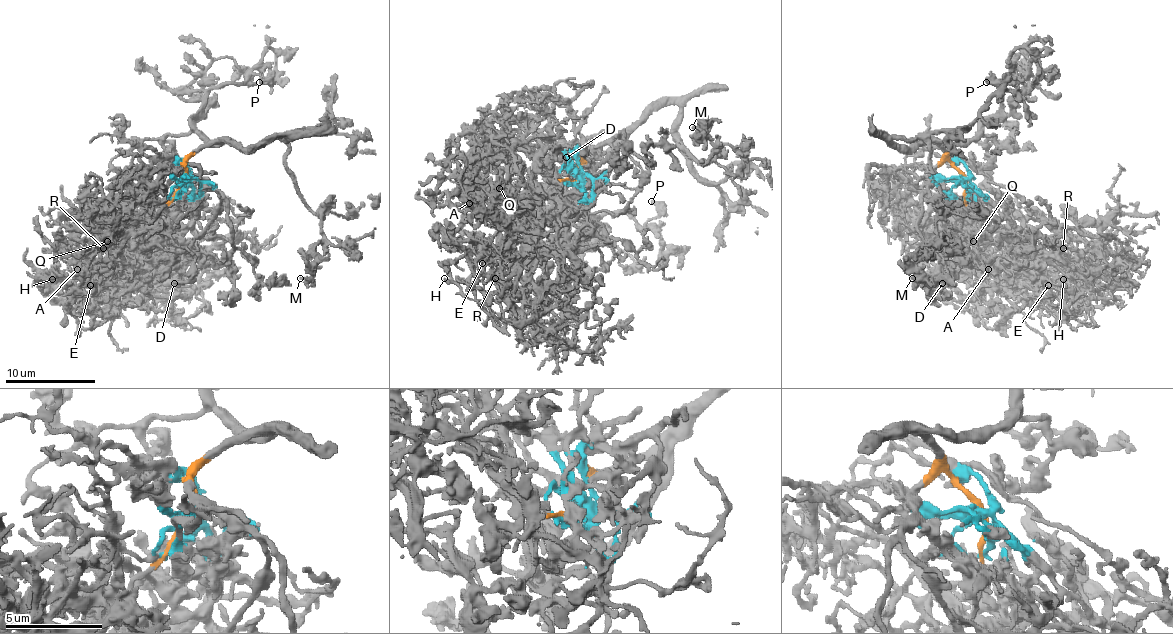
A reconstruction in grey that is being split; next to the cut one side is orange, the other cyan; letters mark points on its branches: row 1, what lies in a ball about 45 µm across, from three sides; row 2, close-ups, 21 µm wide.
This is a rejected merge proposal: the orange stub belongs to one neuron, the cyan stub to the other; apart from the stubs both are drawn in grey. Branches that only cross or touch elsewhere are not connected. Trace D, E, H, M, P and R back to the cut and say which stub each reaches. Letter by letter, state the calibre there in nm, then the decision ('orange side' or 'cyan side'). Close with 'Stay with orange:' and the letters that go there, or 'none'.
D: 260 nm thick; orange side
E: 90 nm thick; cyan side
H: 180 nm thick; cyan side
M: 220 nm thick; orange side
P: 400 nm thick; orange side
R: 100 nm thick; cyan side
Stay with orange: D, M, P

